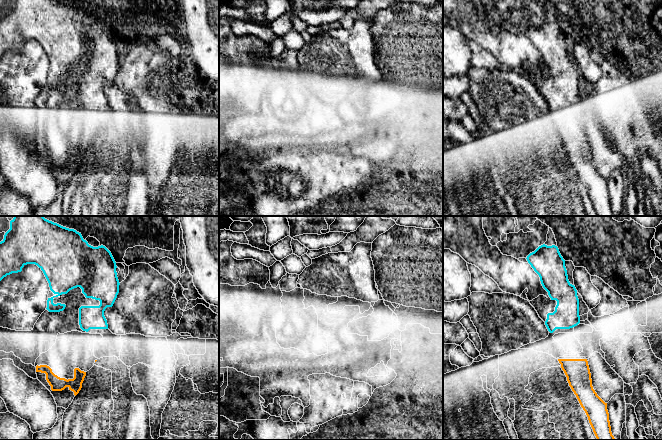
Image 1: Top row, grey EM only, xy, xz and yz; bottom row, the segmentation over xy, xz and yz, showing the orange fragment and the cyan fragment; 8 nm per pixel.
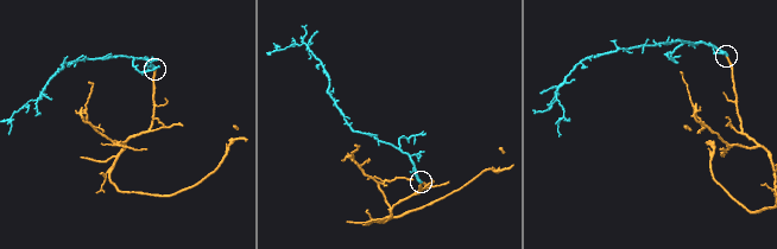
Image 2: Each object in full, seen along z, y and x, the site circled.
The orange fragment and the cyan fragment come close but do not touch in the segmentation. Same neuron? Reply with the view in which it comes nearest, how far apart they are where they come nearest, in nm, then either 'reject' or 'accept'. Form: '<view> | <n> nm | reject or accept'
yz | 220 nm | accept

